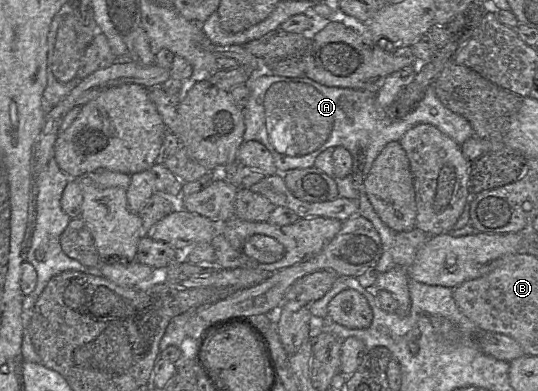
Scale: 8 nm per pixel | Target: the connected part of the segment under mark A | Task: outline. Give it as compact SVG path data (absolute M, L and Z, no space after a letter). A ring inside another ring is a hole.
M253 71L245 84L250 91L250 97L243 109L245 122L243 140L258 141L265 145L274 158L278 172L282 174L292 169L313 167L315 159L321 152L343 146L349 150L354 160L361 162L362 172L366 177L382 149L391 141L399 141L409 129L418 124L435 126L460 146L474 135L470 122L445 107L437 97L433 85L412 112L400 120L391 121L386 117L386 109L379 106L377 95L367 90L329 87L306 76L284 77L269 71Z

